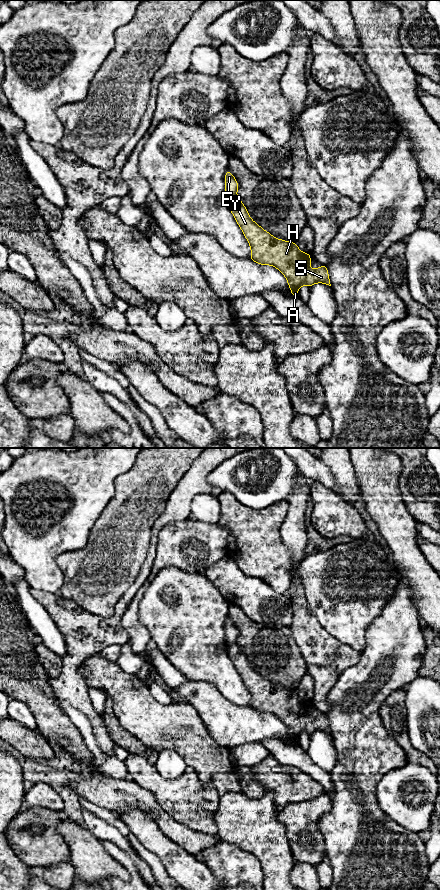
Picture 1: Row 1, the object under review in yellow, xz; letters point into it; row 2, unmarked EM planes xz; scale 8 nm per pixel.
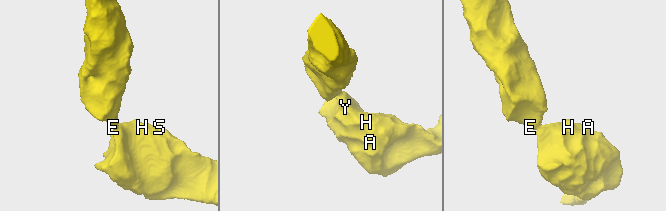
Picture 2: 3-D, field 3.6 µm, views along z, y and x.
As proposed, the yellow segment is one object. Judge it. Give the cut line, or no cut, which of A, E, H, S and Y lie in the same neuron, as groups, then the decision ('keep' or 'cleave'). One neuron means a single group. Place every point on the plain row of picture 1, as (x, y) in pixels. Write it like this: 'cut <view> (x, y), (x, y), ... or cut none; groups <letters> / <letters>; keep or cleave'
cut xz (235, 641), (228, 646); groups A H S Y / E; cleave

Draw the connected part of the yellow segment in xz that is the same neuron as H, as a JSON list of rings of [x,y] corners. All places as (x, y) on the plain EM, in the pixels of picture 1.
[[[236,642],[228,646],[228,655],[249,690],[249,707],[260,713],[276,715],[286,725],[288,734],[292,737],[290,743],[297,745],[302,733],[309,736],[314,731],[331,734],[326,713],[312,718],[309,714],[311,702],[301,700],[296,690],[277,687],[265,679],[250,666]]]

